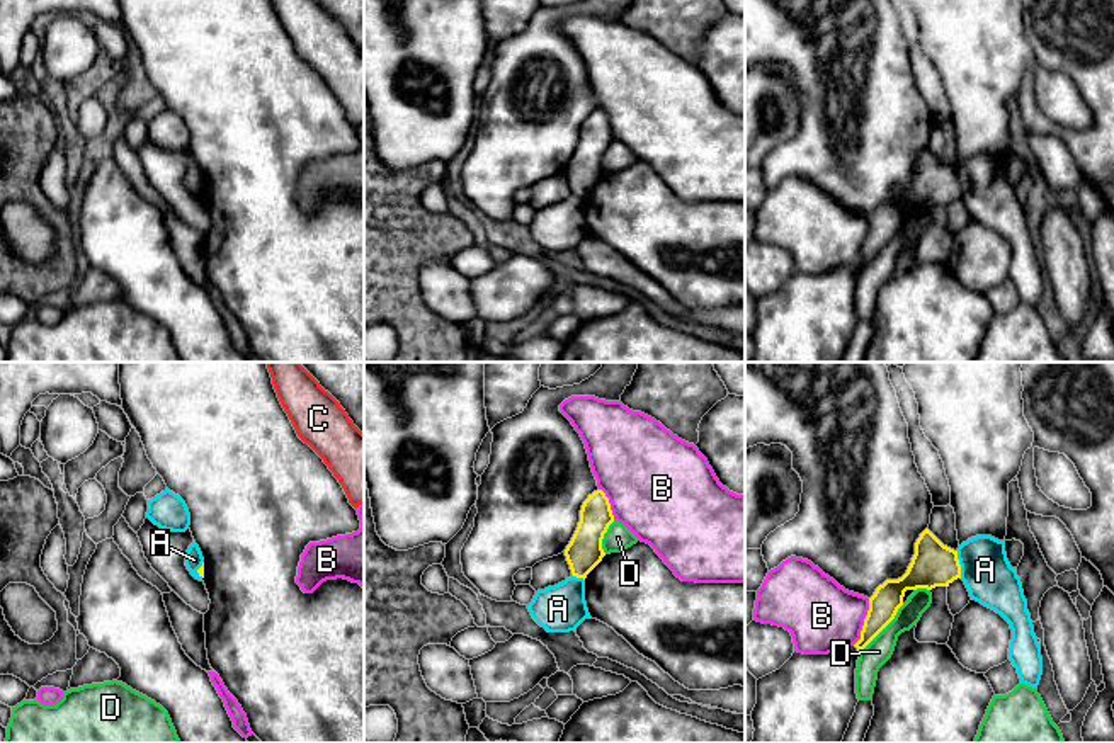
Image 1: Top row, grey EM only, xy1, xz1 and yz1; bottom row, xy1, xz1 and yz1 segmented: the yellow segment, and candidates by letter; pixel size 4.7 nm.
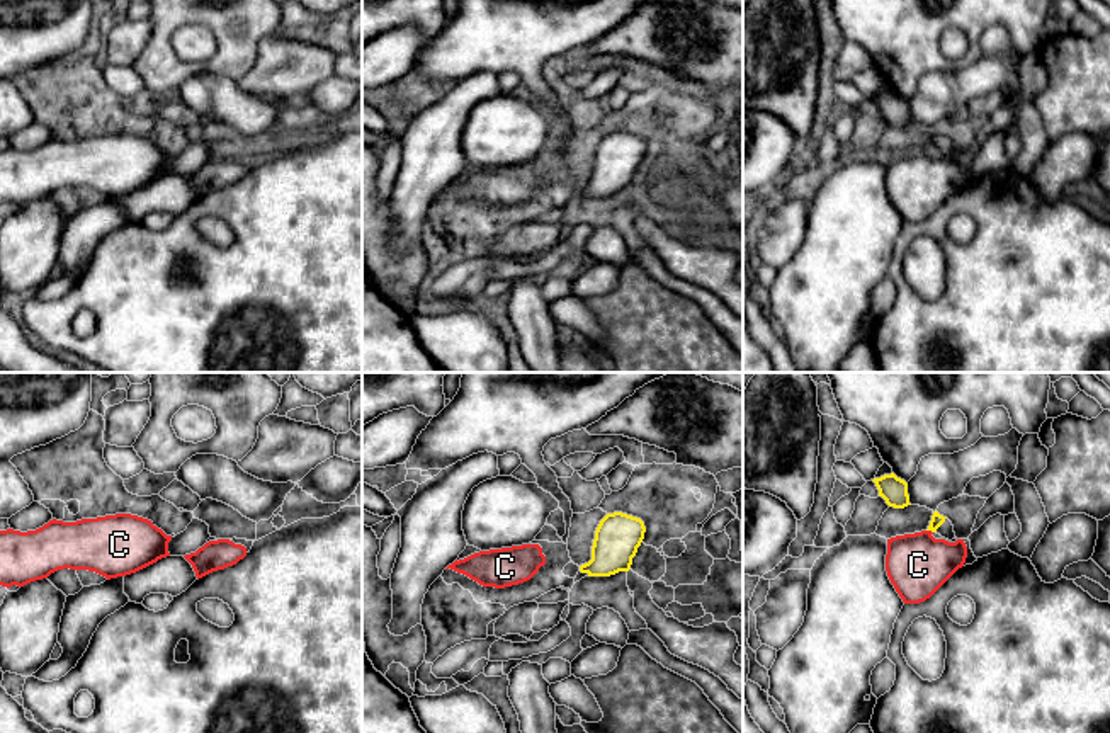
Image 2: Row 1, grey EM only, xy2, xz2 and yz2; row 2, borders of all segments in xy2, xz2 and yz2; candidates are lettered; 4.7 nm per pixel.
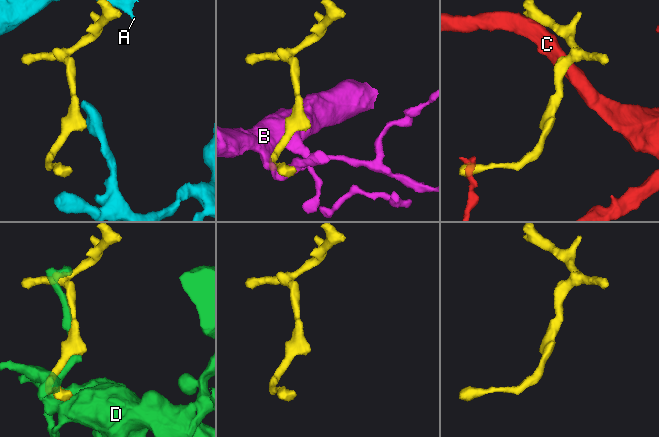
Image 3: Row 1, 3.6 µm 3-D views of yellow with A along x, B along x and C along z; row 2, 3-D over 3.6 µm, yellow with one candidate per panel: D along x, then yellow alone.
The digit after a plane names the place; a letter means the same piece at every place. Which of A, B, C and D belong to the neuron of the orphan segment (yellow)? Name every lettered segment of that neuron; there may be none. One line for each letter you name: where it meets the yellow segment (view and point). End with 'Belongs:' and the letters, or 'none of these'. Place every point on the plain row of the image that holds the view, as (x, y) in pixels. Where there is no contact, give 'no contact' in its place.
Belongs: none of these

